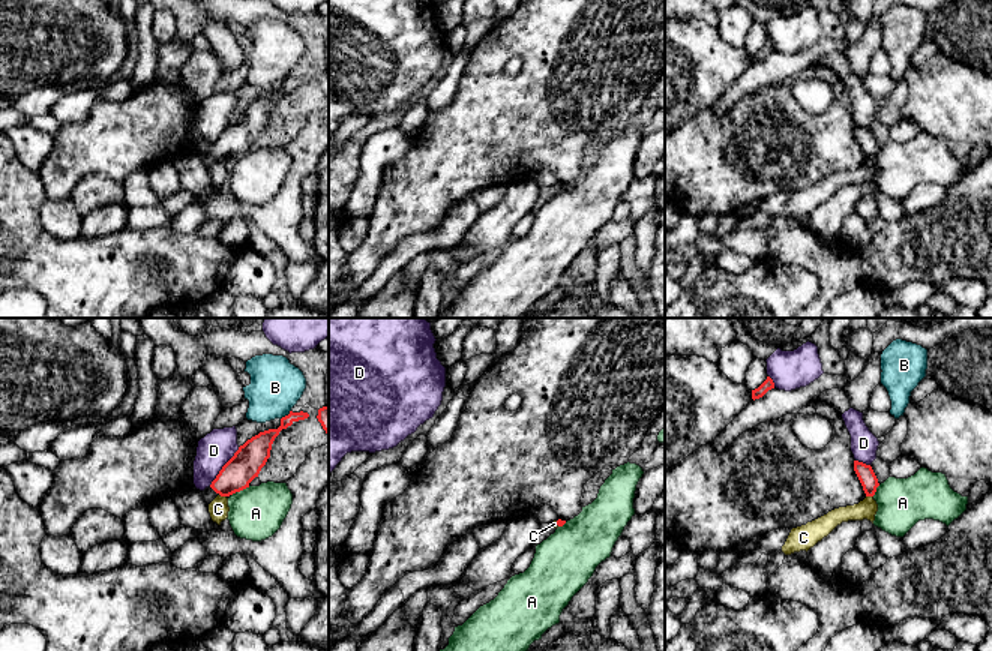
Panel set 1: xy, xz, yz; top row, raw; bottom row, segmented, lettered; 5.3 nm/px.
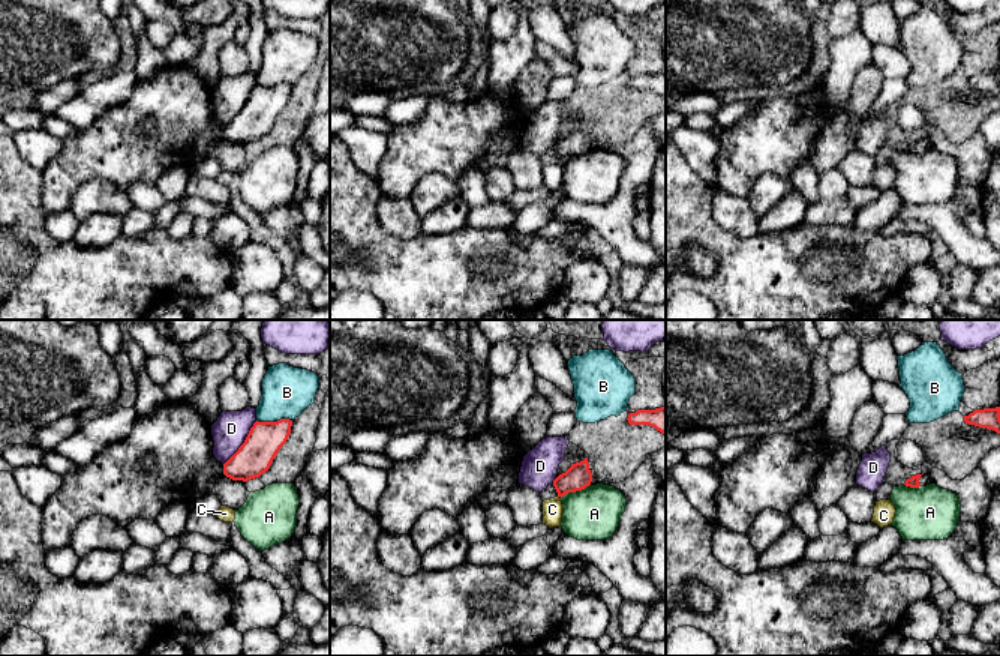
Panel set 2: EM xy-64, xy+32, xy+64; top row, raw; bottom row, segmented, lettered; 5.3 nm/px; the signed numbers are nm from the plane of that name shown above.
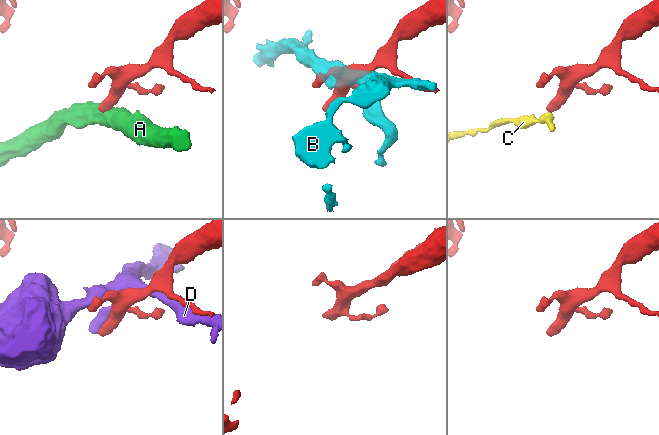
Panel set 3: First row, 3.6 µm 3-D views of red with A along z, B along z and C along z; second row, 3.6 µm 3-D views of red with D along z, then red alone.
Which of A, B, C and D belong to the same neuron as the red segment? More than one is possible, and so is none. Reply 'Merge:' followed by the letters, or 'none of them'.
Merge: none of them

